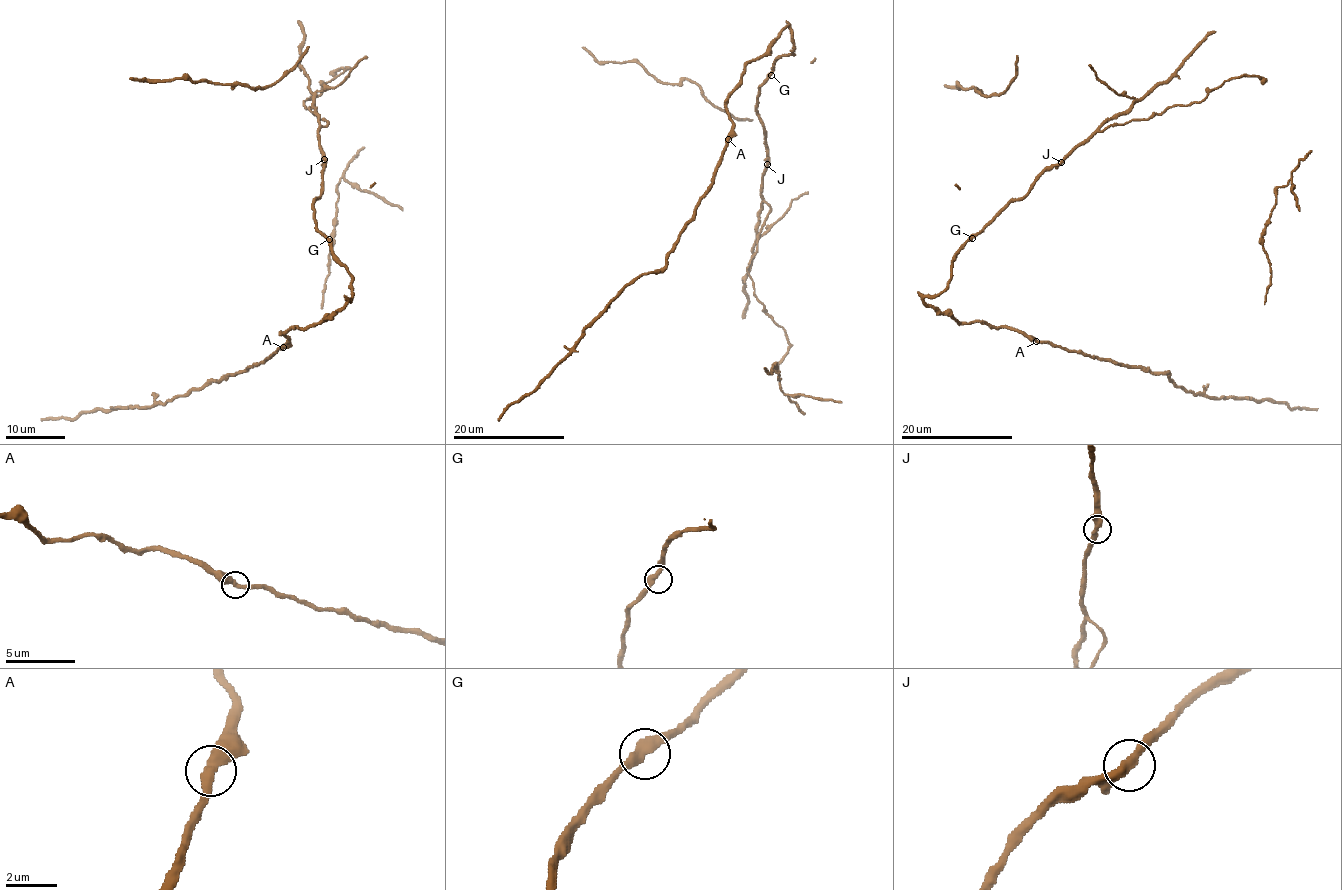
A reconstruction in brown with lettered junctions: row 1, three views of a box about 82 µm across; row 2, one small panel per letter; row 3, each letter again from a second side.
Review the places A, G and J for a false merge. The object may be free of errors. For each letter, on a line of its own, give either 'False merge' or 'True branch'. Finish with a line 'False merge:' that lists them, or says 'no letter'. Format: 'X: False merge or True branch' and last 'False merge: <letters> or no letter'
A: True branch
G: True branch
J: True branch
False merge: no letter

